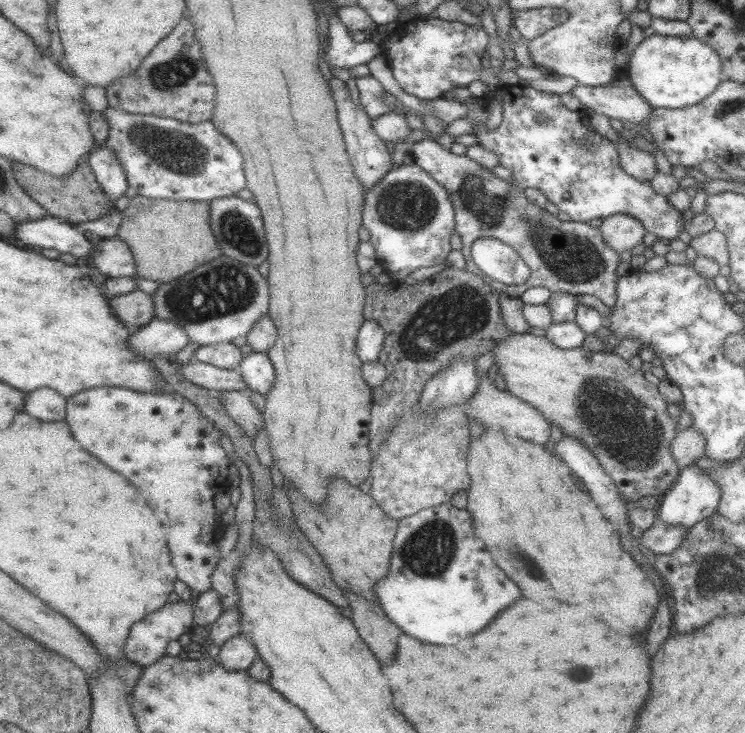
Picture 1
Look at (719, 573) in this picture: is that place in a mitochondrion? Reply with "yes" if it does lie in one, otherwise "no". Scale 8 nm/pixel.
yes

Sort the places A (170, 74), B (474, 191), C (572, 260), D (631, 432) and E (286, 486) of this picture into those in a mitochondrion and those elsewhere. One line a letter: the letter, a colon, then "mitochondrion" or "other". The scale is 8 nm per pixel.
A: mitochondrion
B: mitochondrion
C: mitochondrion
D: mitochondrion
E: other

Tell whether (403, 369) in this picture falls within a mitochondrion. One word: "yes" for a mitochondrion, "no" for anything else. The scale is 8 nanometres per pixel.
no

